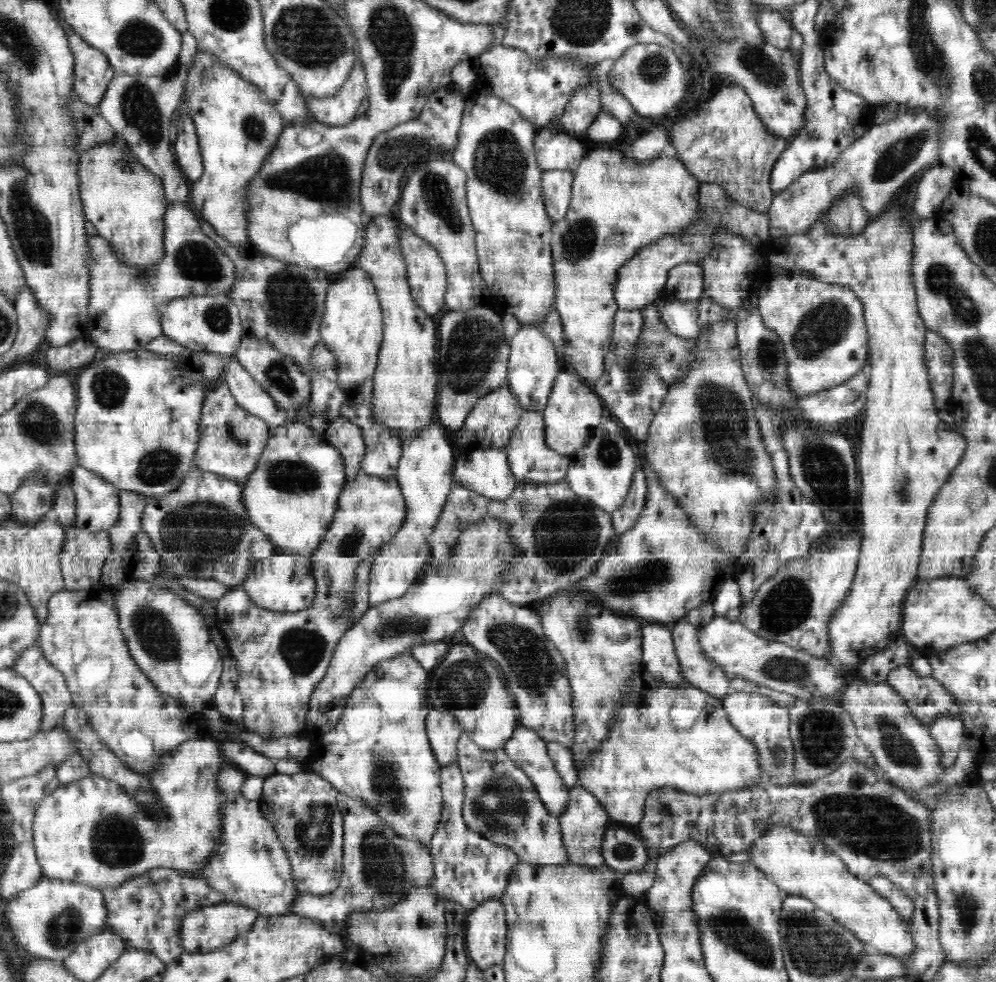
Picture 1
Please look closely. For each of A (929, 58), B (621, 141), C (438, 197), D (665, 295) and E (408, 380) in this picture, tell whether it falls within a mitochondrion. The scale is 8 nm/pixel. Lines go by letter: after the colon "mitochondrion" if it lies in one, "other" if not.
A: mitochondrion
B: other
C: mitochondrion
D: other
E: other

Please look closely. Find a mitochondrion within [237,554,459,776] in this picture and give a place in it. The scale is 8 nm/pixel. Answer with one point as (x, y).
(302, 649)

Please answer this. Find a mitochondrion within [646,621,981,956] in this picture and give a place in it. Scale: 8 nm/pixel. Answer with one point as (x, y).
(866, 824)

